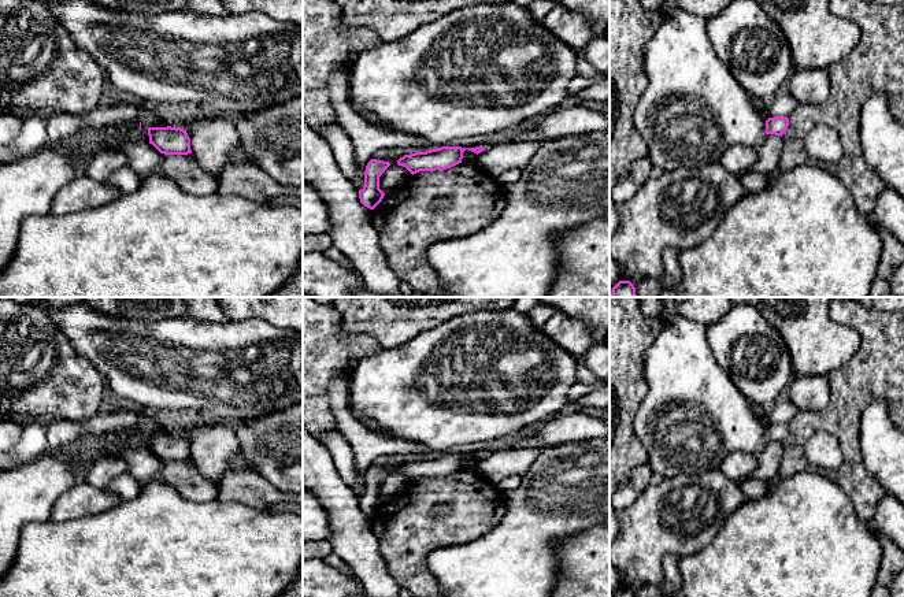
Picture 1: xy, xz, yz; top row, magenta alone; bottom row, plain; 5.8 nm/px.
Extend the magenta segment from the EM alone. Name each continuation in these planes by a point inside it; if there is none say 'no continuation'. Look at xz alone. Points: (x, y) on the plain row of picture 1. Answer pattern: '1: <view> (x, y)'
no continuation

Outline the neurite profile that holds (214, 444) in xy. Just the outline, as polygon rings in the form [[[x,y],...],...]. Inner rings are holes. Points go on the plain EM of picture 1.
[[[204,416],[188,430],[190,456],[200,474],[219,486],[223,475],[234,471],[231,461],[240,453],[240,442],[233,426]]]

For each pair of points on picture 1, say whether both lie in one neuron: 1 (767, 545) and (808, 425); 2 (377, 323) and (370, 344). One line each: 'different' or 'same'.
1: different
2: different

